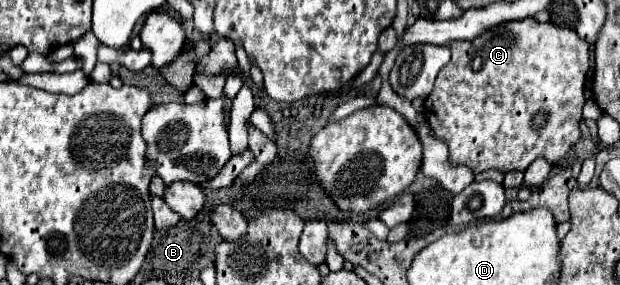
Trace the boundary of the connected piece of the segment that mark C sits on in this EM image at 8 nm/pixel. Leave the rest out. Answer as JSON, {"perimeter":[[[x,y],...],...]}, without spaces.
{"perimeter":[[[524,18],[524,20],[516,20],[516,22],[506,22],[490,32],[486,32],[484,36],[468,42],[468,40],[456,40],[448,44],[452,50],[452,60],[440,70],[436,84],[432,88],[432,92],[426,96],[424,100],[424,116],[430,124],[430,128],[434,130],[434,134],[442,140],[446,140],[448,148],[450,148],[450,162],[452,164],[464,164],[468,166],[474,174],[484,172],[484,170],[500,170],[500,172],[510,172],[510,170],[526,170],[536,158],[546,158],[552,166],[558,164],[560,160],[564,160],[568,156],[568,152],[572,150],[572,146],[580,140],[580,122],[582,122],[582,106],[584,106],[584,82],[586,82],[586,74],[590,70],[590,46],[570,28],[560,28],[558,24],[542,24],[534,18]]]}

